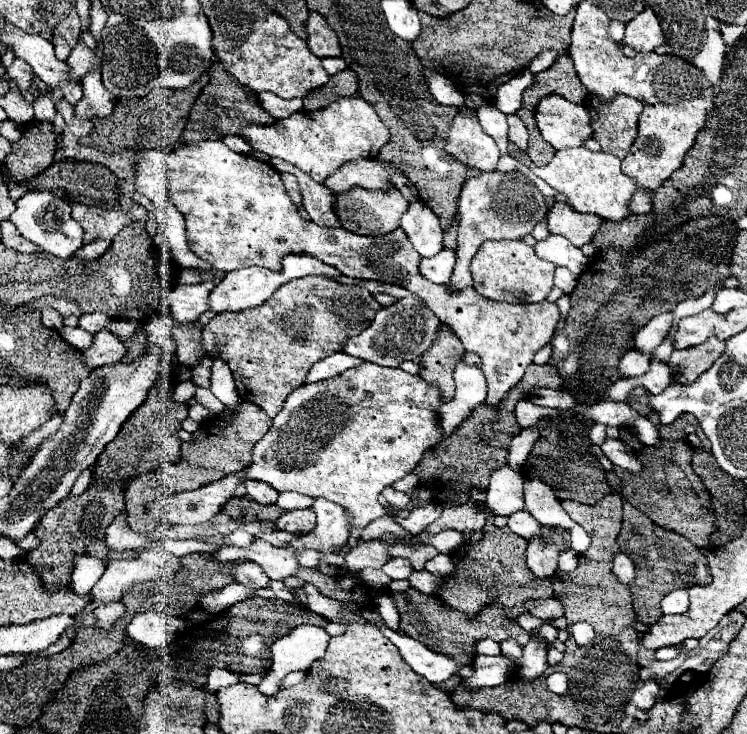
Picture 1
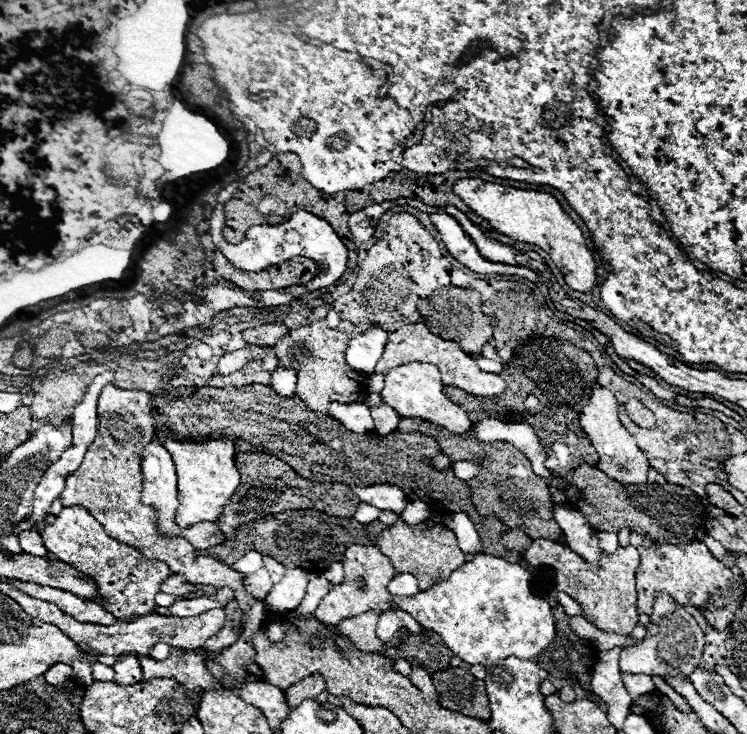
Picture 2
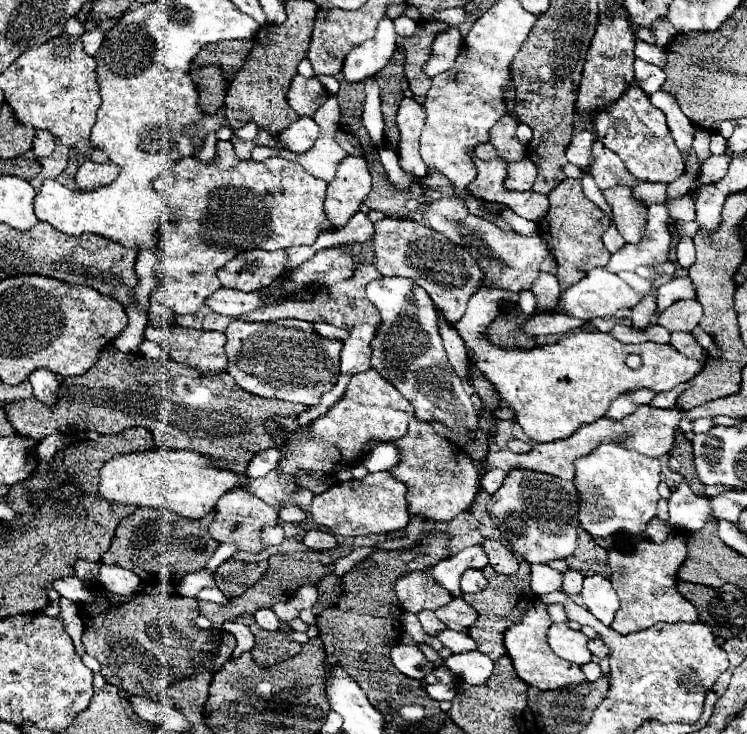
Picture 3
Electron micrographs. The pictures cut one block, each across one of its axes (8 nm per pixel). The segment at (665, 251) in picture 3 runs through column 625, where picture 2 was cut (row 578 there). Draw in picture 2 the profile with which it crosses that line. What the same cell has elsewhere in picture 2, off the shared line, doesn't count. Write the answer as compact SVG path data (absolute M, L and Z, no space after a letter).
M260 568L256 570L254 574L248 574L244 578L244 586L246 590L256 596L256 598L266 598L266 594L270 592L272 588L272 580L270 580L270 574L266 572L266 568Z

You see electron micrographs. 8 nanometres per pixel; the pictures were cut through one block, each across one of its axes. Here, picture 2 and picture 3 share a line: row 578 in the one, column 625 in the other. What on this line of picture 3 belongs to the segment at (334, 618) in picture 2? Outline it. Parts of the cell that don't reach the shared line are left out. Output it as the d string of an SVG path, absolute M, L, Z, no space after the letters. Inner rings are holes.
M482 286L468 300L468 308L456 330L474 366L496 388L500 400L514 410L524 434L538 444L570 438L582 424L602 418L610 402L624 392L636 388L650 388L654 392L672 390L676 384L692 380L704 368L702 362L682 356L670 344L622 344L612 334L602 332L578 332L556 344L534 346L530 350L500 348L488 340L486 330L500 314L500 304L516 304L518 296L518 292ZM628 354L642 356L642 368L630 370L624 362Z

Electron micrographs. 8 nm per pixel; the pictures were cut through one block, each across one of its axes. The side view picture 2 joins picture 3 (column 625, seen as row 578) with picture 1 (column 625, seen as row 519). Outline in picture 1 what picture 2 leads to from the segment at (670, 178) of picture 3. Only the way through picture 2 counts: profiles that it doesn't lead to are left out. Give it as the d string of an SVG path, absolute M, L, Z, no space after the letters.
M580 2L576 8L576 22L572 26L572 42L570 42L568 50L572 54L574 68L576 68L582 84L588 88L590 94L598 94L606 102L612 100L614 94L626 94L626 96L632 96L632 98L638 98L640 102L644 102L644 110L642 110L640 120L638 120L636 142L632 144L628 156L622 160L622 172L636 178L638 188L640 188L630 202L630 212L632 214L644 214L644 212L652 210L652 202L642 194L642 190L644 188L658 188L664 180L668 180L668 176L672 176L672 172L676 172L684 164L684 156L692 148L698 132L712 118L716 90L712 84L708 84L708 80L704 80L704 72L700 72L698 68L692 68L692 64L688 64L688 60L680 60L680 56L672 56L672 54L660 56L656 52L626 56L610 40L608 22L610 22L608 16L604 16L604 12L600 8L596 8L590 2Z

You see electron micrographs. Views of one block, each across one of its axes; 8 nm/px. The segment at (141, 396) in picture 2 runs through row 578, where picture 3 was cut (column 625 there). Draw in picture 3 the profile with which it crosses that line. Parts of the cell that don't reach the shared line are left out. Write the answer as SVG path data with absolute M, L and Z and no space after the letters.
M616 186L604 190L606 202L612 206L614 222L626 242L638 244L646 230L646 208L632 200L632 188Z

